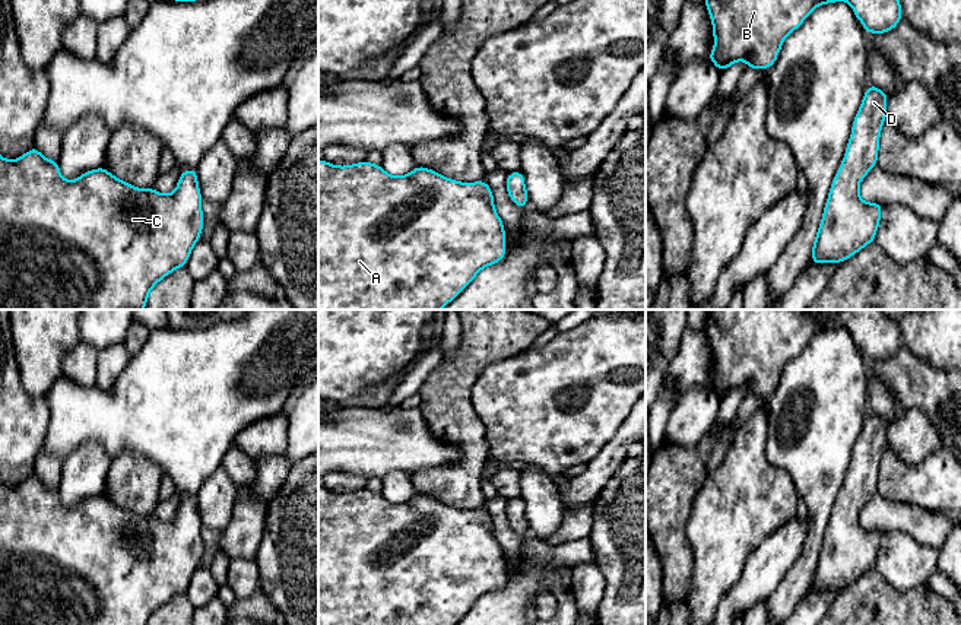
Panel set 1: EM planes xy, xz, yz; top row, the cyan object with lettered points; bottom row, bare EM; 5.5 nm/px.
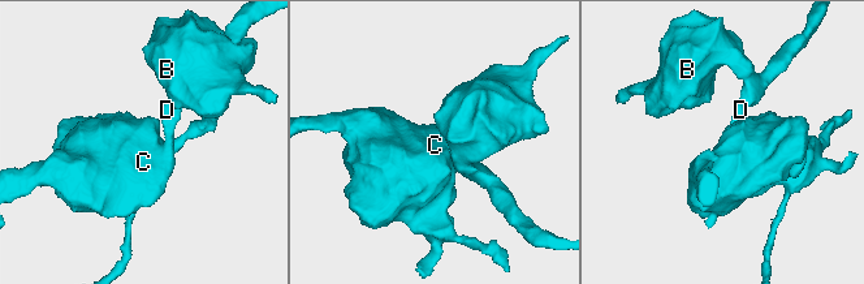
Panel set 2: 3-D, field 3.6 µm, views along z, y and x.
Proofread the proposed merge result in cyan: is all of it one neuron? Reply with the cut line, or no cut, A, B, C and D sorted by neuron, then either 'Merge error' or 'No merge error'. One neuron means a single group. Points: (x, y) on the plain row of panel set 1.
No split. Groups: A B C D. No merge error

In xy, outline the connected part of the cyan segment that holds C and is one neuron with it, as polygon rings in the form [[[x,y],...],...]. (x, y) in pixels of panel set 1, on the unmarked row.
[[[35,473],[15,488],[0,483],[0,625],[148,625],[161,606],[185,593],[203,556],[202,529],[196,495],[181,498],[175,518],[165,523],[155,514],[148,517],[131,514],[104,494],[88,498],[74,508],[66,508],[58,498],[58,488],[45,486]]]

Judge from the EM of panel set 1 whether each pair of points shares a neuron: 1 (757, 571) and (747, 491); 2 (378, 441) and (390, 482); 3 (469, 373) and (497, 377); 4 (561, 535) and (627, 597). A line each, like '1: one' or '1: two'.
1: two
2: two
3: two
4: two

